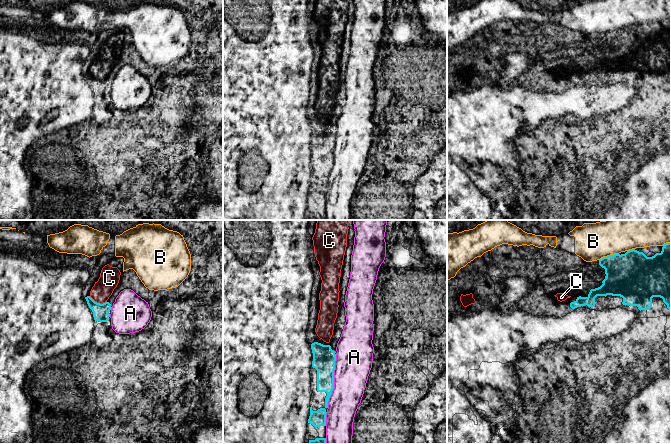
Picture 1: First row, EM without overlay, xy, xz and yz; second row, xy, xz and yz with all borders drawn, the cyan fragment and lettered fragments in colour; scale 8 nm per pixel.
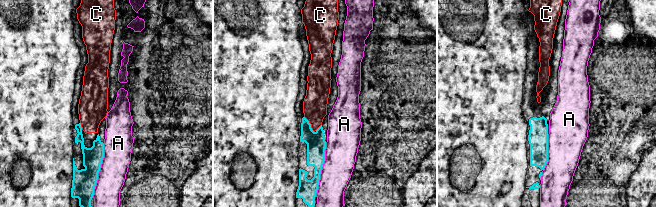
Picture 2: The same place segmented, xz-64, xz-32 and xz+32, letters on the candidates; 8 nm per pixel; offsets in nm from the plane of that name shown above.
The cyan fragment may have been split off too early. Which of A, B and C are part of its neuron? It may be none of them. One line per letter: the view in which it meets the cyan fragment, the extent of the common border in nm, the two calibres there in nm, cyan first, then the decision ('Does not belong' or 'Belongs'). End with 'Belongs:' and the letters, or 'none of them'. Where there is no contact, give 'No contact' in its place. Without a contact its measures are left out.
A: Touches cyan in xz. Shared border 440 nm. Thickness 180 nm (cyan) against 300 nm. Does not belong
B: Touches cyan in yz. Shared border 170 nm. Thickness 380 nm (cyan) against 280 nm. Does not belong
C: Touches cyan in xy. Shared border 150 nm. Thickness 130 nm (cyan) against 160 nm. Belongs
Belongs: C

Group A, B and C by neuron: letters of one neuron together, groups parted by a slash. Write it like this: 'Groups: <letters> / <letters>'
Groups: A / B / C

